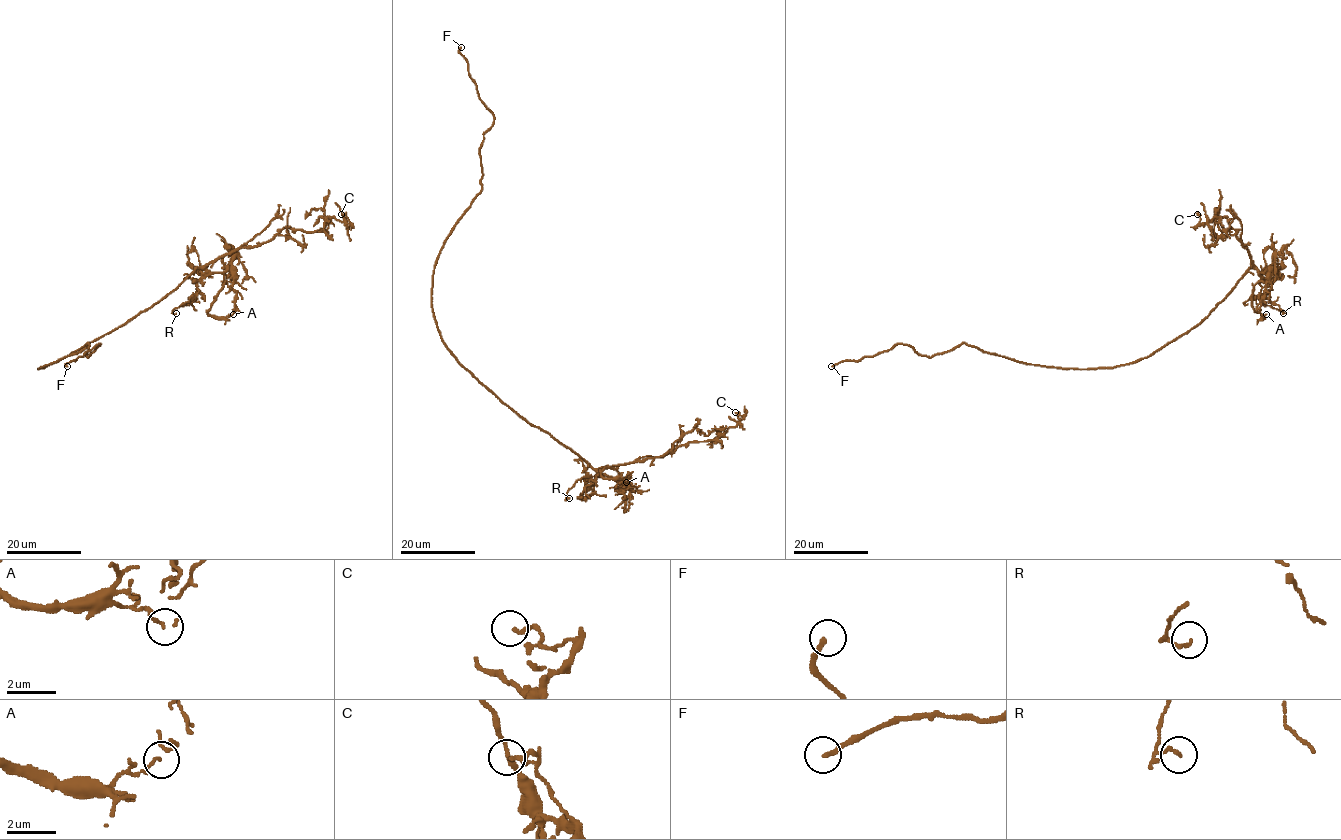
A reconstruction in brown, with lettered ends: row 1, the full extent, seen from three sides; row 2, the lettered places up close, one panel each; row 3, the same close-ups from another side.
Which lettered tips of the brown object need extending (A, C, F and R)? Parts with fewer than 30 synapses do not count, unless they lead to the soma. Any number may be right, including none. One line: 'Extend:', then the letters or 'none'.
Extend: F

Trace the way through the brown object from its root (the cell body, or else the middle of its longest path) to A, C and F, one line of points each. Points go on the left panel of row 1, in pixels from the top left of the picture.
A: (73, 352), (152, 307), (196, 268), (221, 272), (224, 281), (227, 282), (207, 312), (215, 318), (233, 314)
C: (73, 352), (152, 307), (196, 268), (268, 242), (285, 227), (320, 231), (332, 217), (351, 223), (341, 214)
F: (73, 352), (38, 369), (80, 352), (87, 343), (88, 357), (100, 344), (67, 362), (67, 366)

